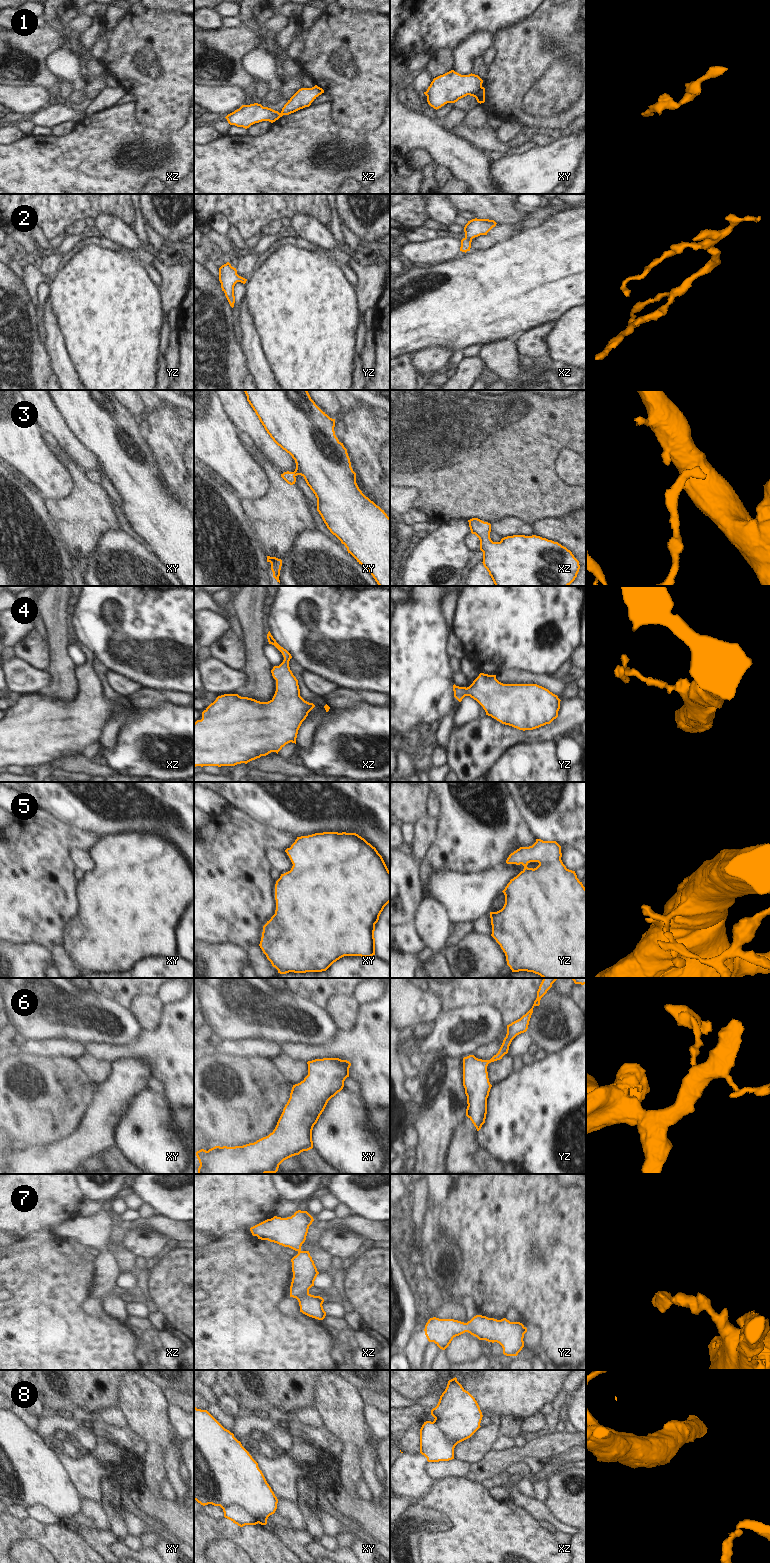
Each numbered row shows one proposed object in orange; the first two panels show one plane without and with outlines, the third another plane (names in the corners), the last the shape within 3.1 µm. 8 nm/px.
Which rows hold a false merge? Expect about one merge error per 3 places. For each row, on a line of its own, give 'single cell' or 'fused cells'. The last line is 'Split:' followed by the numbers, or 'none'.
1: fused cells
2: single cell
3: single cell
4: single cell
5: single cell
6: single cell
7: single cell
8: fused cells
Split: 1, 8

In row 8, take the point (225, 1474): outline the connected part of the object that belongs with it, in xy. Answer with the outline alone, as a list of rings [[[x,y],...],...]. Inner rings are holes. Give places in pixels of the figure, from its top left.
[[[194,1407],[194,1500],[205,1506],[212,1504],[222,1509],[235,1505],[245,1509],[257,1523],[267,1524],[267,1519],[277,1509],[278,1499],[267,1483],[258,1463],[242,1446],[234,1434],[225,1429],[207,1410]]]

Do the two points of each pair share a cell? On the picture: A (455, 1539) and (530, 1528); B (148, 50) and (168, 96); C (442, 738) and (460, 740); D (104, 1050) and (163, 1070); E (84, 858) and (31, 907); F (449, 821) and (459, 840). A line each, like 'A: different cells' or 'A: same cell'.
A: same cell
B: same cell
C: different cells
D: same cell
E: different cells
F: same cell

